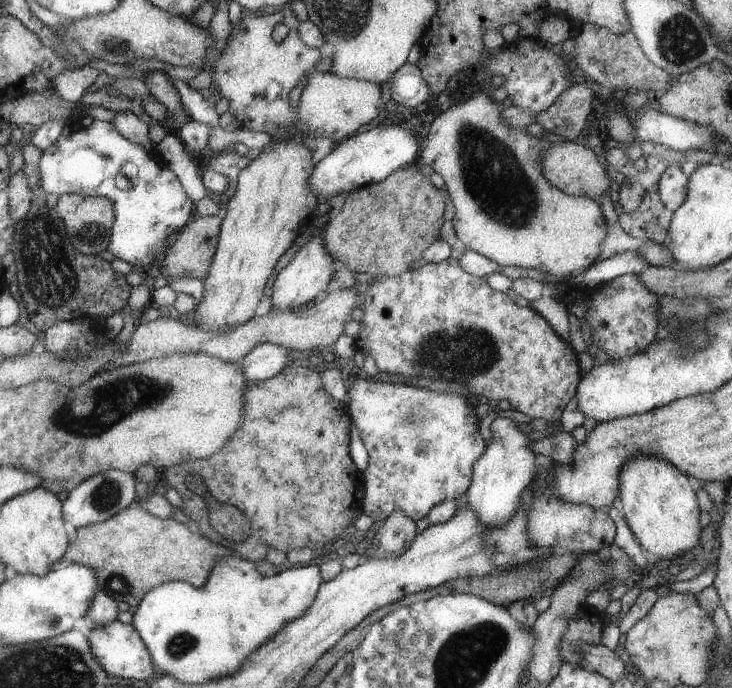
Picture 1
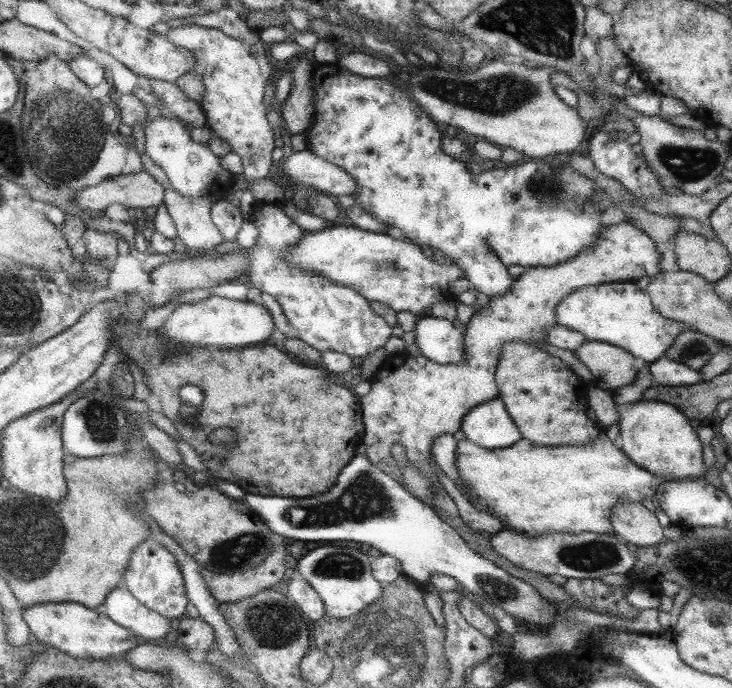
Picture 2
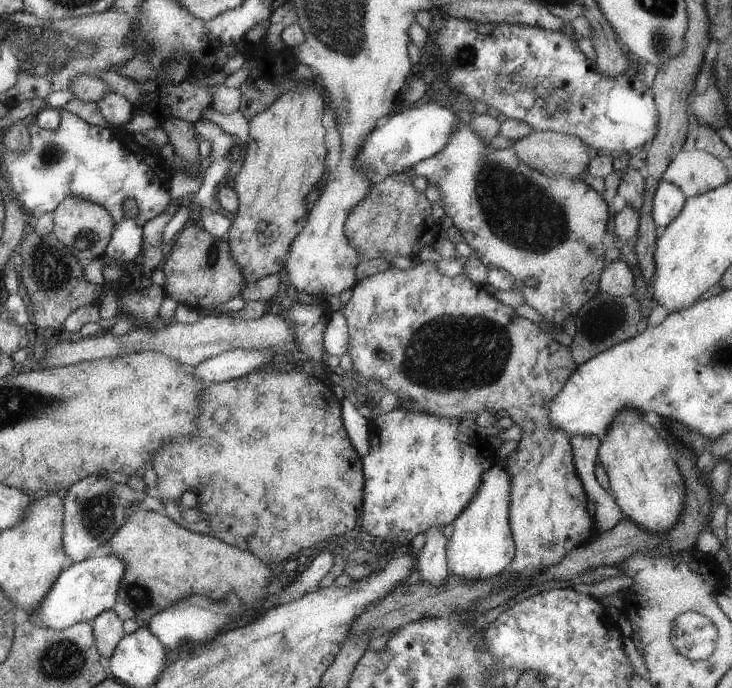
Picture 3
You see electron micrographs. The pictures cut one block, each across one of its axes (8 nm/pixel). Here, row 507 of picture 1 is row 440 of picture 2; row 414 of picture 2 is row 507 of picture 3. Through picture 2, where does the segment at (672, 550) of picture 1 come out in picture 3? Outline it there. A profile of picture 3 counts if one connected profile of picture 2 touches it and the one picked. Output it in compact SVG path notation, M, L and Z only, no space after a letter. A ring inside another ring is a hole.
M631 409L622 411L607 430L607 440L601 442L597 448L596 458L608 476L609 487L606 495L614 499L621 514L649 533L662 535L670 531L683 514L683 476L675 466L667 442L655 432L655 427L641 422L642 415L643 413L639 415Z

